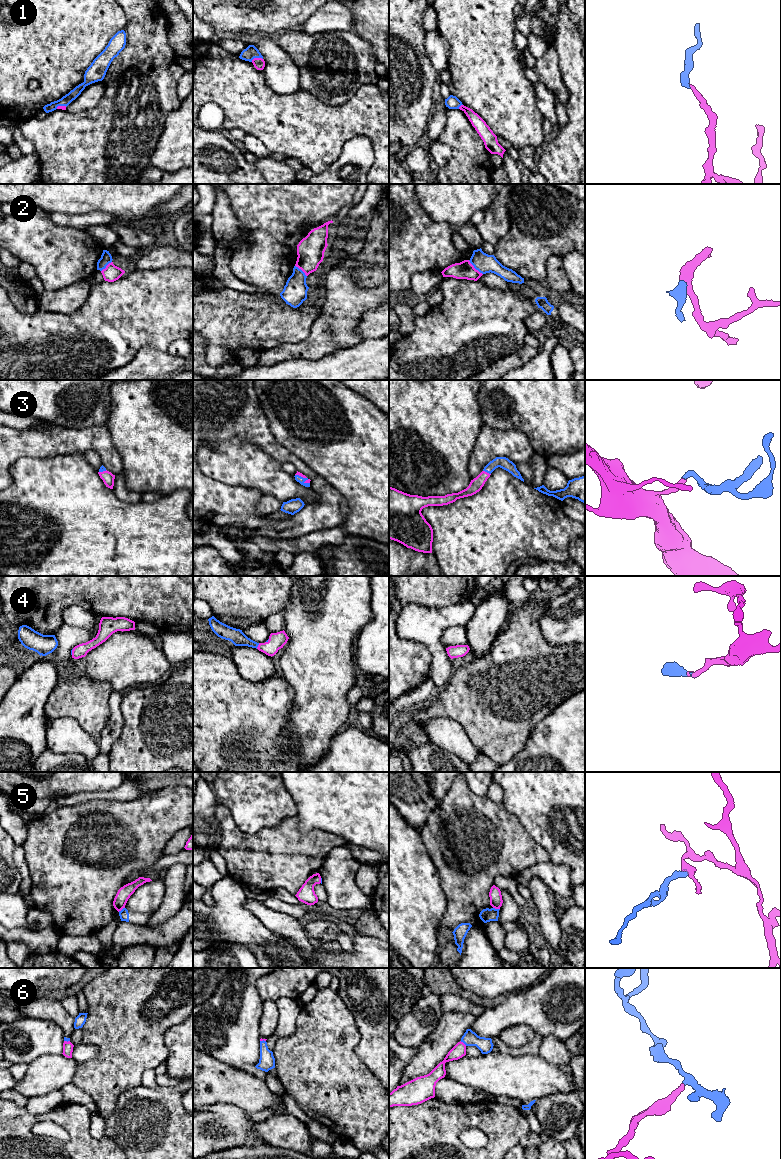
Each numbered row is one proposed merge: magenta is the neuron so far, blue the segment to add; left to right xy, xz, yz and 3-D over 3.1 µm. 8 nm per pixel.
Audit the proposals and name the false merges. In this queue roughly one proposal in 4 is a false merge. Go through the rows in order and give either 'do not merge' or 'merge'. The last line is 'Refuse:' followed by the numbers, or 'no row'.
1: merge
2: do not merge
3: merge
4: merge
5: do not merge
6: merge
Refuse: 2, 5

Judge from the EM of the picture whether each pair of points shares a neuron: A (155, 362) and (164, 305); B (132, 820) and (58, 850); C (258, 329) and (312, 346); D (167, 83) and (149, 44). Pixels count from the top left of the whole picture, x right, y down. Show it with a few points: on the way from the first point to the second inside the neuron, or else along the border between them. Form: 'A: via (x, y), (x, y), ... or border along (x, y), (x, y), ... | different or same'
A: border along (166, 350), (143, 346), (134, 355) | different
B: via (112, 832), (101, 835), (96, 840), (73, 840) | same
C: border along (313, 324), (305, 338), (275, 348) | different
D: via (159, 73), (158, 53) | same

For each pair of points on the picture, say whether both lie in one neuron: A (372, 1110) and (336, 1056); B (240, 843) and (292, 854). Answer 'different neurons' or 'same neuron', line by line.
A: same neuron
B: same neuron

